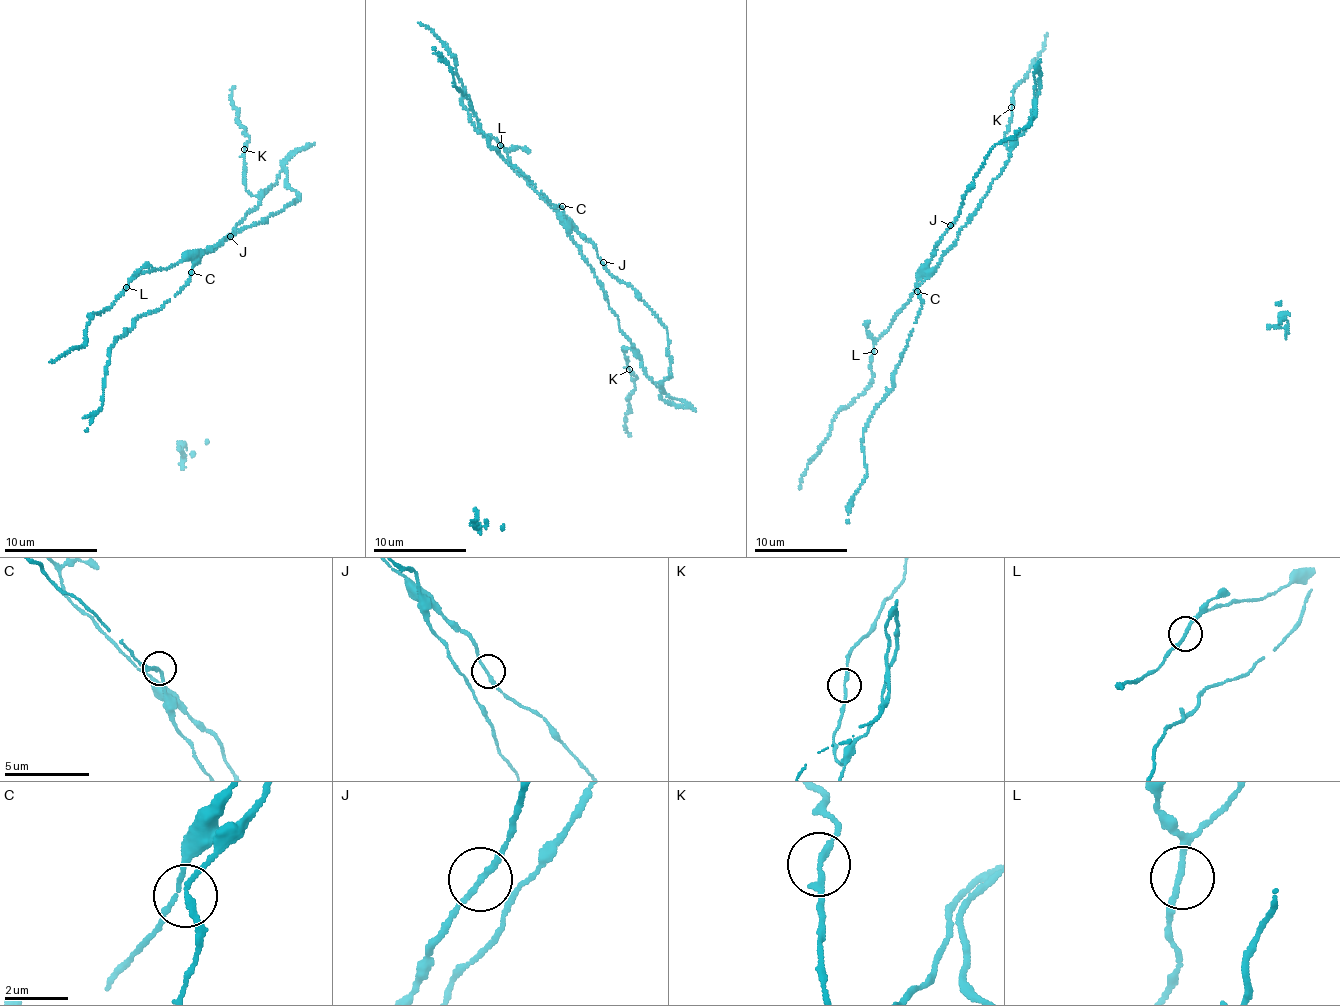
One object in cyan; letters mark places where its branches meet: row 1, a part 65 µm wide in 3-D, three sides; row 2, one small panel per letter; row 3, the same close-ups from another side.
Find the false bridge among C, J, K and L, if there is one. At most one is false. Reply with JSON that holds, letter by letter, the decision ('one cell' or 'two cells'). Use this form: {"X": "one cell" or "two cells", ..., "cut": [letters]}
{"C": "one cell", "J": "one cell", "K": "one cell", "L": "one cell", "cut": []}

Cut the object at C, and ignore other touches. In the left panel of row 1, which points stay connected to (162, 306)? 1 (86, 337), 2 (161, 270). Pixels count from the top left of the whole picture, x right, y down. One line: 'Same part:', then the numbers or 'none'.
Same part: none

